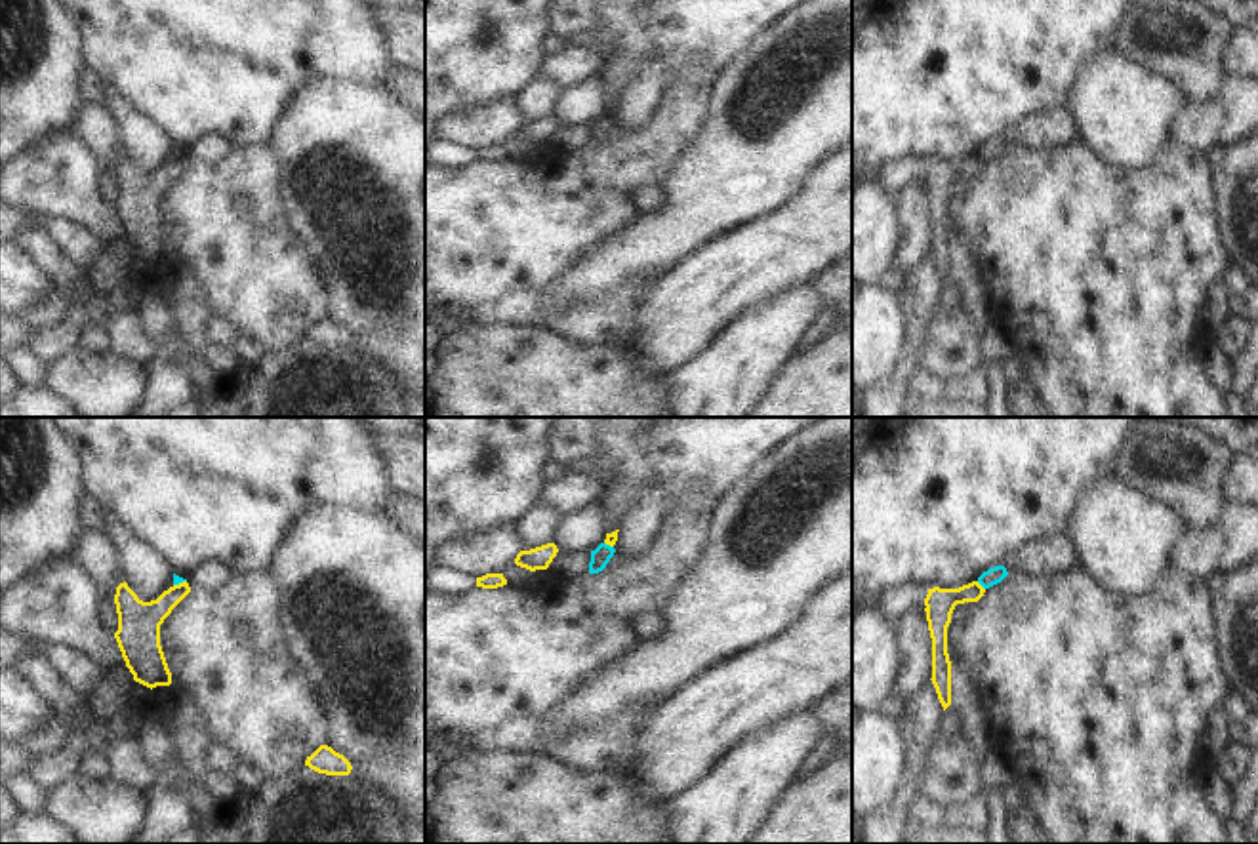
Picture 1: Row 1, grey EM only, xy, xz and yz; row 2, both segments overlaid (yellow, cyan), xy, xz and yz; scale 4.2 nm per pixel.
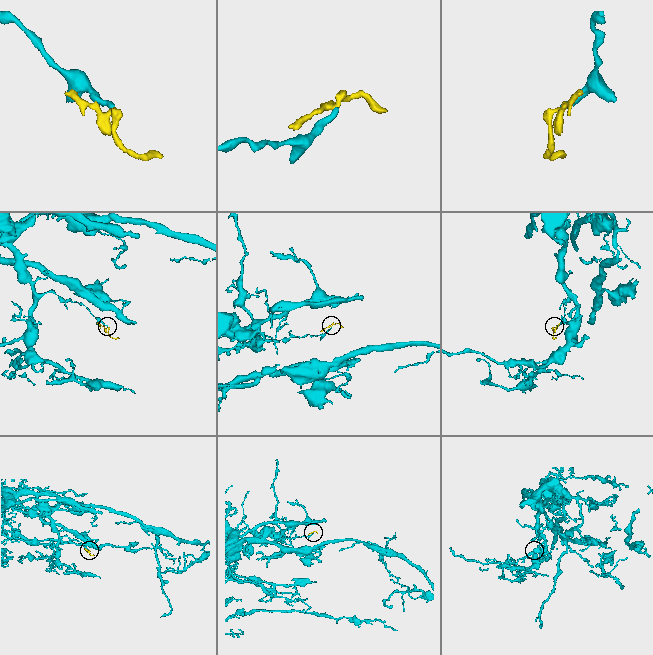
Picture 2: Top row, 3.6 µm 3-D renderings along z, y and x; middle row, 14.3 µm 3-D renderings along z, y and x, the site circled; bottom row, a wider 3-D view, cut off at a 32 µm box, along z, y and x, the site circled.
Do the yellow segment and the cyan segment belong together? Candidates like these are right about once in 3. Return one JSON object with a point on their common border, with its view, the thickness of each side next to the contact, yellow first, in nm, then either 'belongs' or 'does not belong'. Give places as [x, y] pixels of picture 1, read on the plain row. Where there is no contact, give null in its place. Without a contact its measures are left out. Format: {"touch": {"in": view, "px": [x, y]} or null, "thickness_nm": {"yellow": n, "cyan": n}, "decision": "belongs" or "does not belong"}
{"touch": {"in": "yz", "px": [980, 159]}, "thickness_nm": {"yellow": 130, "cyan": 70}, "decision": "does not belong"}

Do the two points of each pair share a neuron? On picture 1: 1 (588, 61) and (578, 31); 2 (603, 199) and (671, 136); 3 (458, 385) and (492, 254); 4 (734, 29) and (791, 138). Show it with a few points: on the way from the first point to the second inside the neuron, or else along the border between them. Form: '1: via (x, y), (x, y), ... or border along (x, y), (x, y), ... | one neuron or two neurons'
1: border along (568, 46), (588, 46), (593, 52) | two neurons
2: via (620, 181), (654, 147) | one neuron
3: border along (458, 322), (507, 322), (517, 326) | two neurons
4: border along (776, 20), (740, 48), (717, 75) | two neurons

